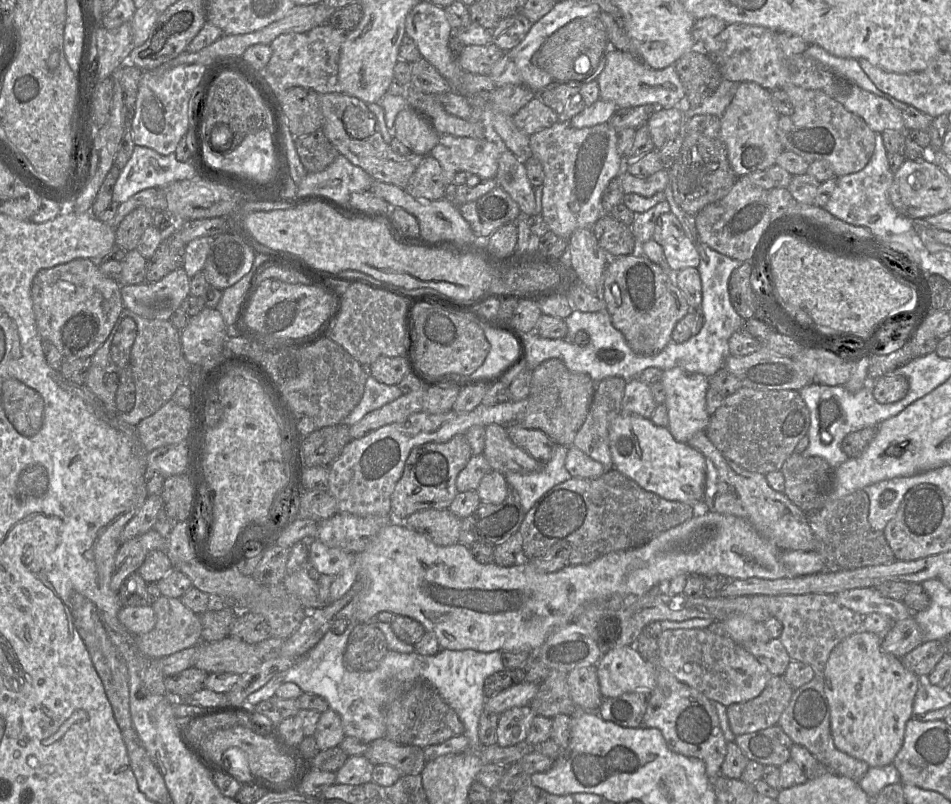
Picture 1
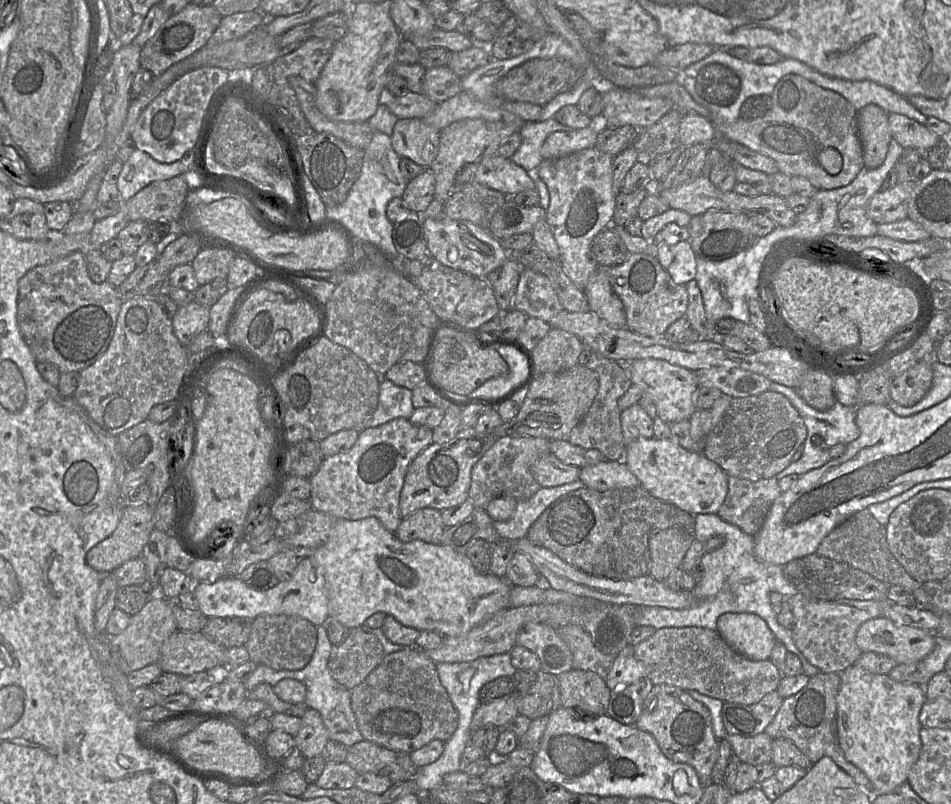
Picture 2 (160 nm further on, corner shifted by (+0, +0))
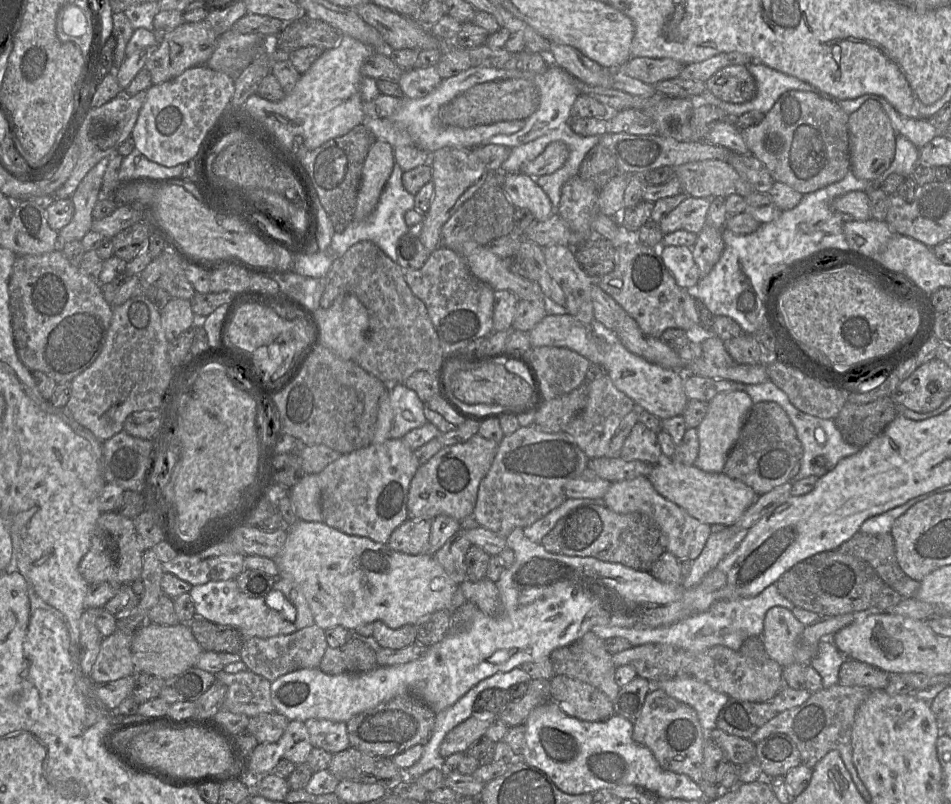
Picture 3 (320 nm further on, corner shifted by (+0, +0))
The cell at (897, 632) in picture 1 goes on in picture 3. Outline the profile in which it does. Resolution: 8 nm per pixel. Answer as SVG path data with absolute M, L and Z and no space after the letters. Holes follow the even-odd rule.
M846 659L840 668L839 684L861 686L871 690L885 689L889 683L889 673L864 662Z

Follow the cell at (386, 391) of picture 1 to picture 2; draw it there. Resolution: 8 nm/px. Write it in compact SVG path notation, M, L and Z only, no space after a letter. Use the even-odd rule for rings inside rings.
M382 374L377 376L380 381L379 401L369 420L369 427L378 427L399 417L409 419L415 410L412 403L412 391L384 379Z

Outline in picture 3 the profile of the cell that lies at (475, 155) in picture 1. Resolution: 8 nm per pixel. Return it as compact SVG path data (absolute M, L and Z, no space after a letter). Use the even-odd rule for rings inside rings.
M522 171L504 173L502 189L516 208L530 210L537 221L545 221L553 213L548 195L535 178Z

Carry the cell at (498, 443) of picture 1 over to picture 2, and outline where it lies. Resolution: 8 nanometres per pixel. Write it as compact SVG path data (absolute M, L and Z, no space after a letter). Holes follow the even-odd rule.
M548 453L532 464L531 473L541 487L556 487L579 480L580 468L564 464Z

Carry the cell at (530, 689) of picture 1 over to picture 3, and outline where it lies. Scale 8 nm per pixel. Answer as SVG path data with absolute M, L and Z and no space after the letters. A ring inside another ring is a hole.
M474 713L464 722L453 728L440 745L440 755L443 758L454 753L465 753L477 739L482 737L487 729L498 720L494 713Z

